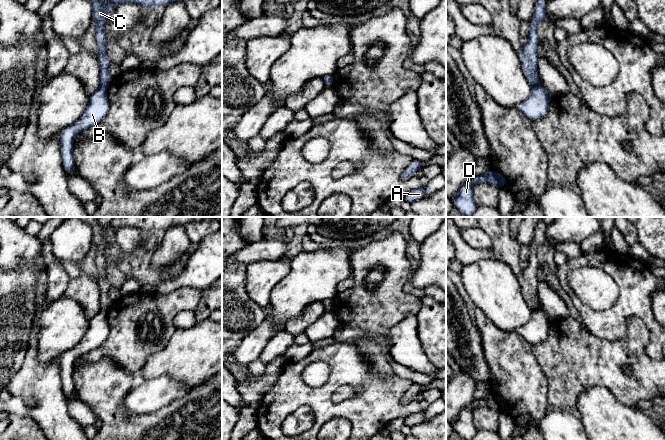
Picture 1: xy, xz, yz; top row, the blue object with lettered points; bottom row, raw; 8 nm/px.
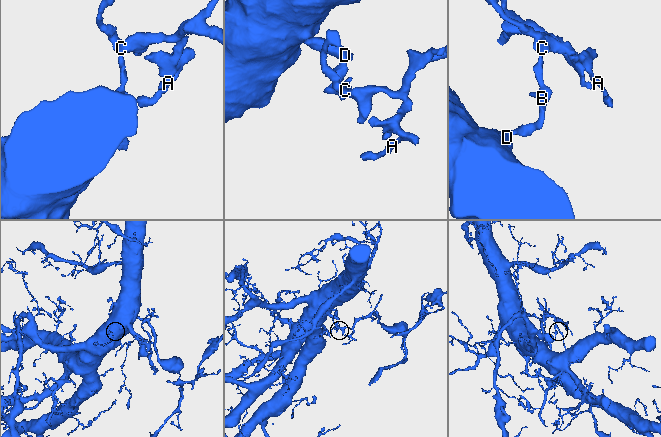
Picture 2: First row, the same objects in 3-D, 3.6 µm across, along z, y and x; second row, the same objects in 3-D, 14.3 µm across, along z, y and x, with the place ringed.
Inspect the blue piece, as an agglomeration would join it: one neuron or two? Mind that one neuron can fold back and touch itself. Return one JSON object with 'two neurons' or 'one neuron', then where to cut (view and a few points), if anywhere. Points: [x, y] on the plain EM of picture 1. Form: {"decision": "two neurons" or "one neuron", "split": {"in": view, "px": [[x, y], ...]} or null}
{"decision": "two neurons", "split": {"in": "yz", "px": [[539, 306], [531, 310]]}}

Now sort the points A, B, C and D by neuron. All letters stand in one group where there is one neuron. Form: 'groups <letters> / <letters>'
groups A C / B D

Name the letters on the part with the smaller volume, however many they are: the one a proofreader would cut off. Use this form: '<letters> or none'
A, C

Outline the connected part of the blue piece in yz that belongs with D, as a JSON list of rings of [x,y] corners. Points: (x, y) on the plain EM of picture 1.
[[[489,394],[480,401],[472,402],[467,405],[458,415],[455,422],[452,423],[452,427],[458,435],[464,440],[472,440],[477,433],[477,429],[474,425],[473,410],[475,407],[489,407],[498,412],[504,412],[507,406],[507,402],[502,398]]]

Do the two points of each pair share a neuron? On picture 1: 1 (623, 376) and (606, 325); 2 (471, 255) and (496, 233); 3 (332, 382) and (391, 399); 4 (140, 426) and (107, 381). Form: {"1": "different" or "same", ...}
{"1": "different", "2": "different", "3": "same", "4": "same"}

